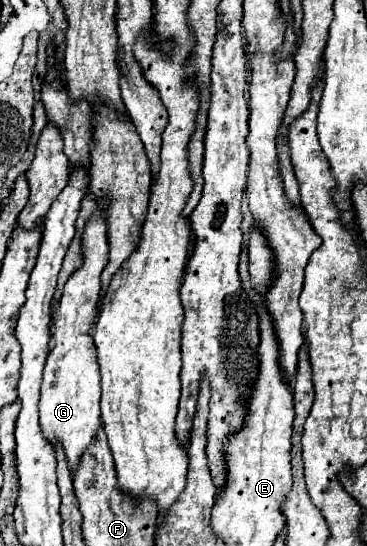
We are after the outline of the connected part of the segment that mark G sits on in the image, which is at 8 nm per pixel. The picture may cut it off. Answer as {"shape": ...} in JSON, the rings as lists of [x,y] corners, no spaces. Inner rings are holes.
{"shape":[[[96,207],[94,219],[86,223],[82,233],[82,267],[70,275],[64,285],[64,293],[58,301],[54,323],[54,349],[48,355],[42,381],[40,399],[40,425],[46,439],[56,445],[62,443],[70,471],[76,471],[80,455],[94,443],[100,427],[100,375],[92,329],[98,319],[100,301],[100,271],[108,263],[108,235],[106,235],[106,211]]]}

